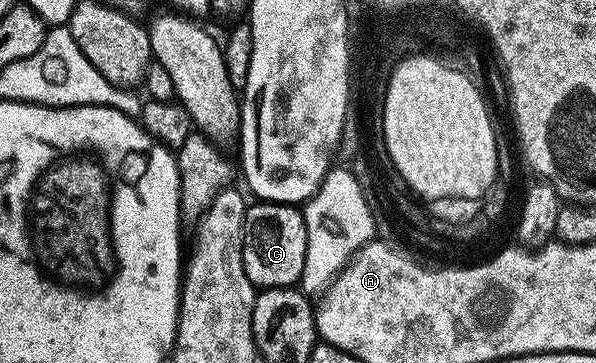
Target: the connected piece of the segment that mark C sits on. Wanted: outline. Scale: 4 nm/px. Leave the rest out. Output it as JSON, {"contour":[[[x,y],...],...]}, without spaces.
{"contour":[[[268,202],[251,204],[244,232],[243,266],[247,278],[259,290],[286,289],[297,286],[304,278],[309,235],[305,217],[297,206]]]}

